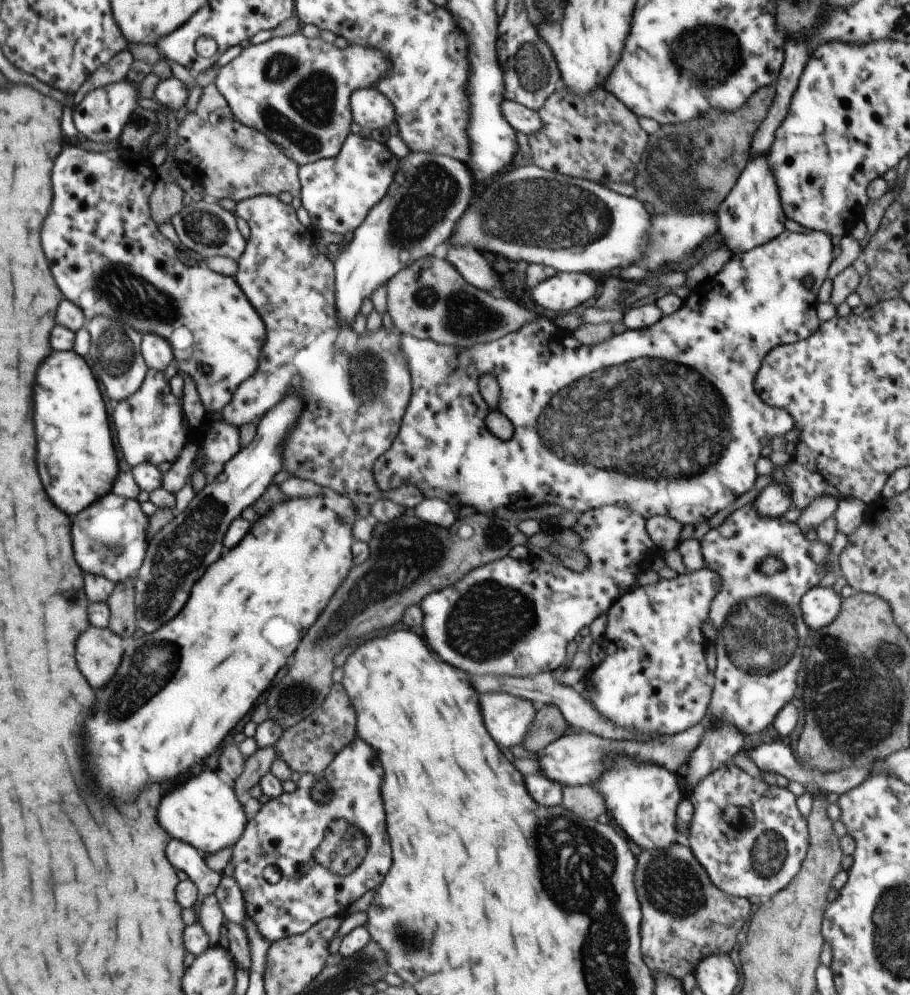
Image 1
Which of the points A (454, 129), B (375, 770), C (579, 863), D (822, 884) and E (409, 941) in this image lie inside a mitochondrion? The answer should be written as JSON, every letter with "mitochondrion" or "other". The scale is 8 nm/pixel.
{"A":"other","B":"other","C":"mitochondrion","D":"other","E":"mitochondrion"}

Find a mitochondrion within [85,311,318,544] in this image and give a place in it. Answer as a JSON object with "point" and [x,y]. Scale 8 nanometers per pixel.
{"point":[114,348]}

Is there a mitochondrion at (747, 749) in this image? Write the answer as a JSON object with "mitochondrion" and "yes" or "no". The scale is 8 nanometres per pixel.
{"mitochondrion":"no"}

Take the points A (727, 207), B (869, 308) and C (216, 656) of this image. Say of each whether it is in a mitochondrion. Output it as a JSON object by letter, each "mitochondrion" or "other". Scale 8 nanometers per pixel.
{"A":"other","B":"other","C":"other"}

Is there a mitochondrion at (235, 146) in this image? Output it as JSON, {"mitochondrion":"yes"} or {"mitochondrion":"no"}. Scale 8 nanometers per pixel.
{"mitochondrion":"yes"}

